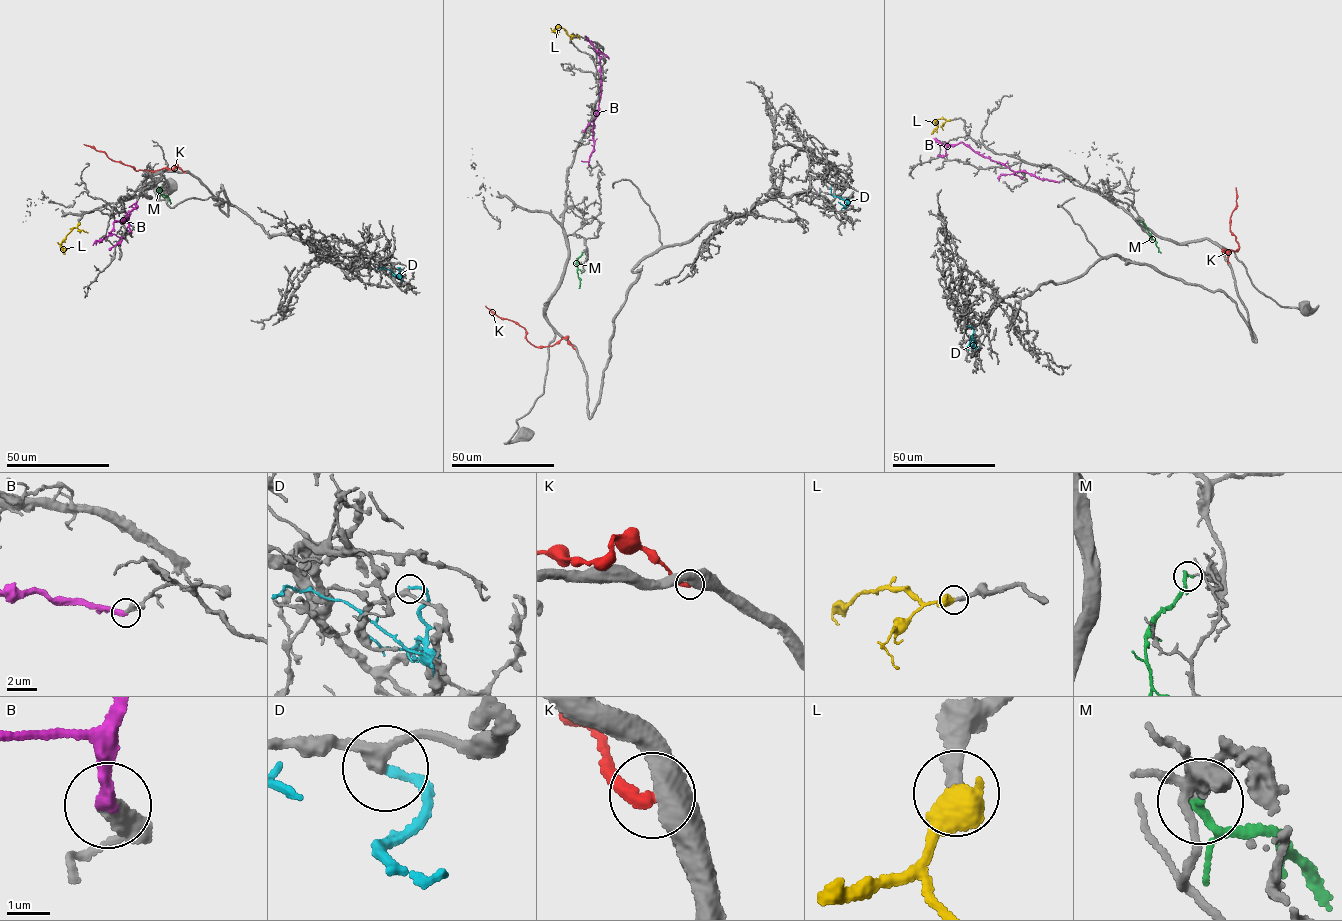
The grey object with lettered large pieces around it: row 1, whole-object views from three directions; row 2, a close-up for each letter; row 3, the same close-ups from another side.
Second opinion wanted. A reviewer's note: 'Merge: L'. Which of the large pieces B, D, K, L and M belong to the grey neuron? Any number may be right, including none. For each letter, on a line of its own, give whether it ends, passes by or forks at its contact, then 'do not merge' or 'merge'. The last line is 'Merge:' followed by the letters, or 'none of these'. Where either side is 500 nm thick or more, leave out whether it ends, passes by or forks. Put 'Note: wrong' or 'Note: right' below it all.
B: it ends there; do not merge
D: it ends there; do not merge
K: do not merge
L: it passes by; merge
M: it passes by; do not merge
Merge: L
Note: right

